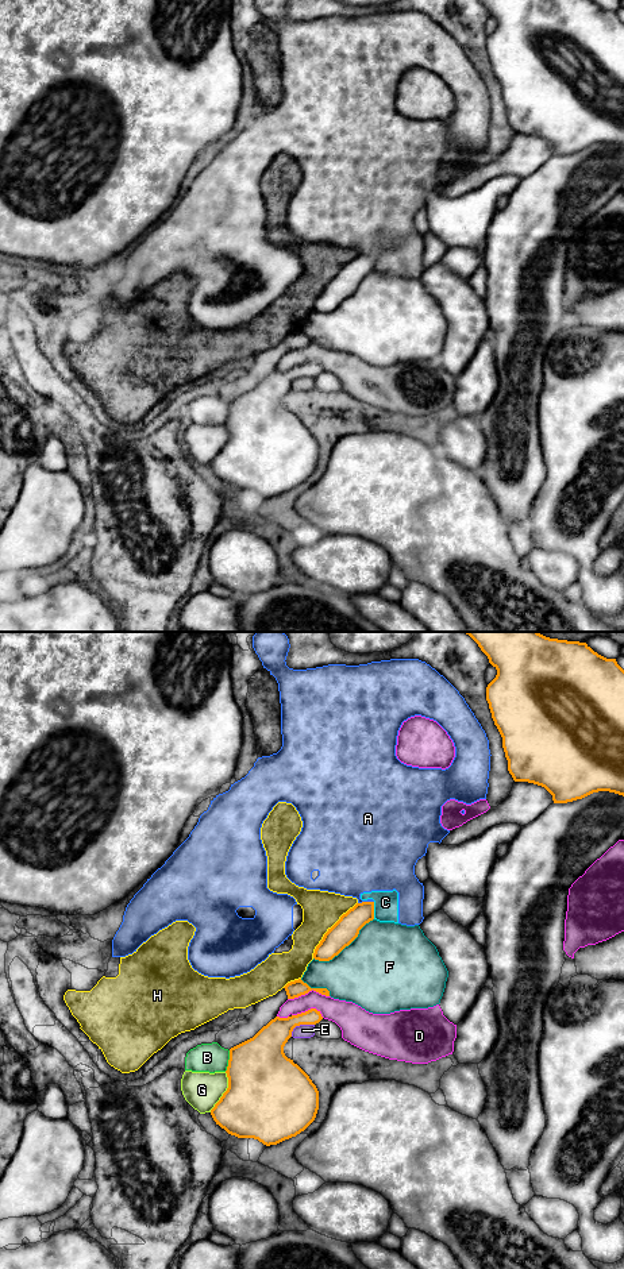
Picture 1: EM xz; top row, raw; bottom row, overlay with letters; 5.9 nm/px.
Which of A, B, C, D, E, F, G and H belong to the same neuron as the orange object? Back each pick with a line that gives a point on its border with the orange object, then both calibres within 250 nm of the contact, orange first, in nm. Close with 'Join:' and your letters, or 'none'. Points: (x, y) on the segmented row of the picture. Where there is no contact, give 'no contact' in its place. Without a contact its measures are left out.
Join: none

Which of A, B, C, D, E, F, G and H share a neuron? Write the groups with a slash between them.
A C D E / B / F / G / H

